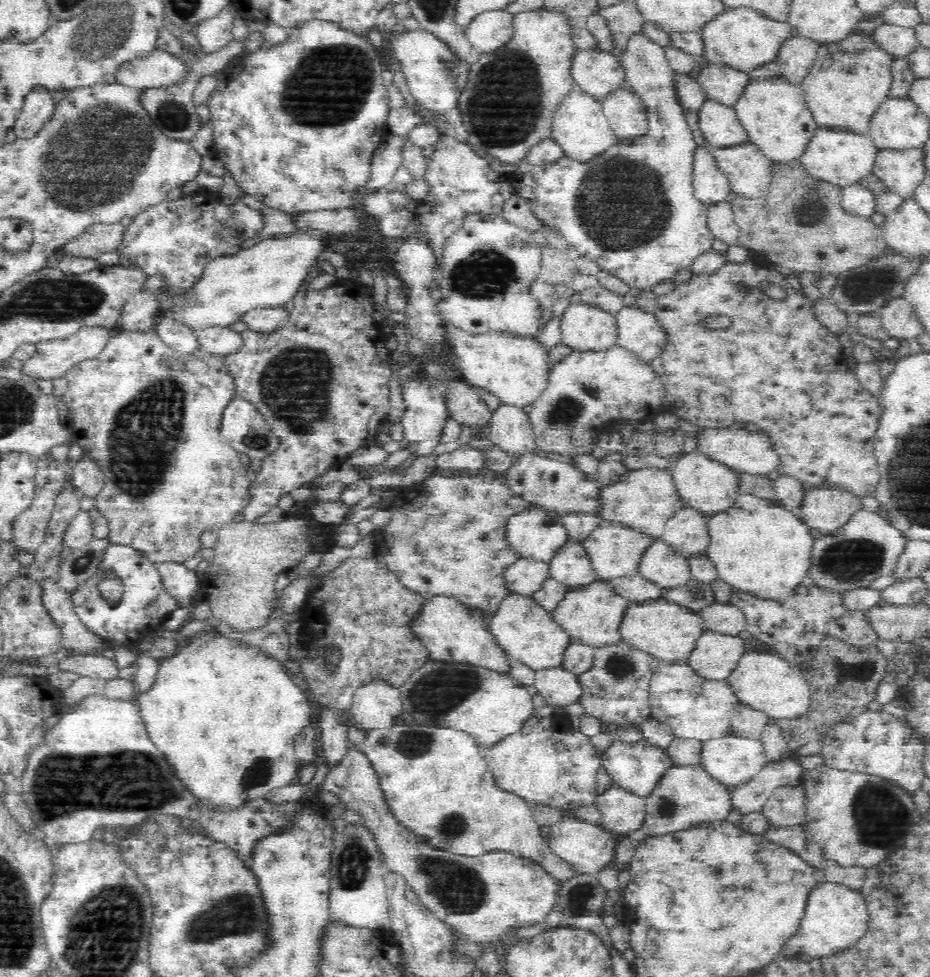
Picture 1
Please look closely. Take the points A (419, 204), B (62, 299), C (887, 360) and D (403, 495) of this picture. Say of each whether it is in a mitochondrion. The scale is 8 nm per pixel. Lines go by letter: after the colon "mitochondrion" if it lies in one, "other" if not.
A: other
B: mitochondrion
C: other
D: other

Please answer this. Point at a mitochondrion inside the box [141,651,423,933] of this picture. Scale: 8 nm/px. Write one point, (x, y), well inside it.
(352, 865)

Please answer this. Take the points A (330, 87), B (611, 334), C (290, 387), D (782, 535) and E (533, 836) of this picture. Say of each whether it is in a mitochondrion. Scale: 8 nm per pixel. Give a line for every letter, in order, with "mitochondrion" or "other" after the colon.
A: mitochondrion
B: other
C: mitochondrion
D: other
E: other

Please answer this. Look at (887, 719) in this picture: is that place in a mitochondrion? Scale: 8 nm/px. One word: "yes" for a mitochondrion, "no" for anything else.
no

